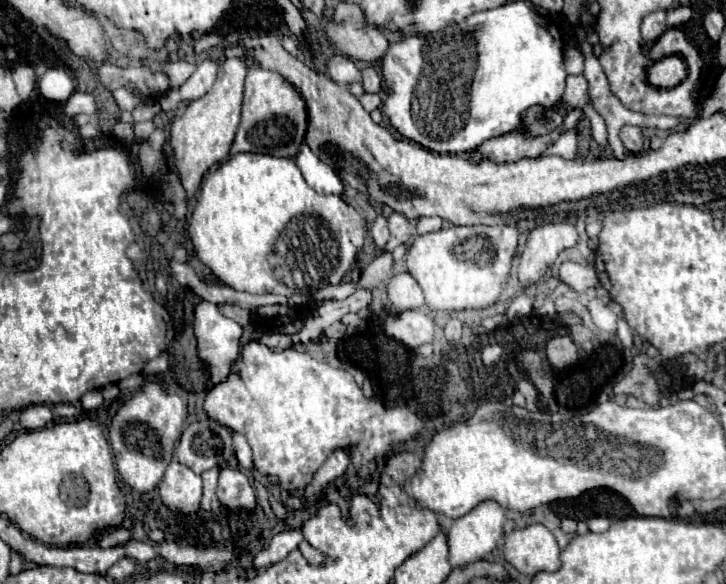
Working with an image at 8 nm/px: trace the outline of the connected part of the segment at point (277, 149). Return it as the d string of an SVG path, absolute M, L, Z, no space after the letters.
M252 66L244 84L244 100L242 100L242 120L238 132L234 136L230 154L238 152L260 152L270 156L286 156L294 158L300 144L304 142L308 128L308 114L302 96L290 86L278 72L262 70Z

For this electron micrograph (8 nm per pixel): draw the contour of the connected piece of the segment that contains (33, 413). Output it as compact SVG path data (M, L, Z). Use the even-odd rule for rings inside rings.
M28 406L20 412L20 424L26 430L36 430L44 428L52 420L52 410L50 406Z

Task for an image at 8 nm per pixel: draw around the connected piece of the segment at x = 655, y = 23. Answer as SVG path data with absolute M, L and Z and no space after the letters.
M660 10L660 12L652 12L648 14L644 20L642 20L642 38L652 44L654 40L660 38L660 34L666 30L666 12Z

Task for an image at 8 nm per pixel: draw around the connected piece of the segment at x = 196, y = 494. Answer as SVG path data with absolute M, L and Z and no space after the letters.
M172 460L160 486L162 502L180 512L196 512L202 498L202 478L196 476L188 466Z

